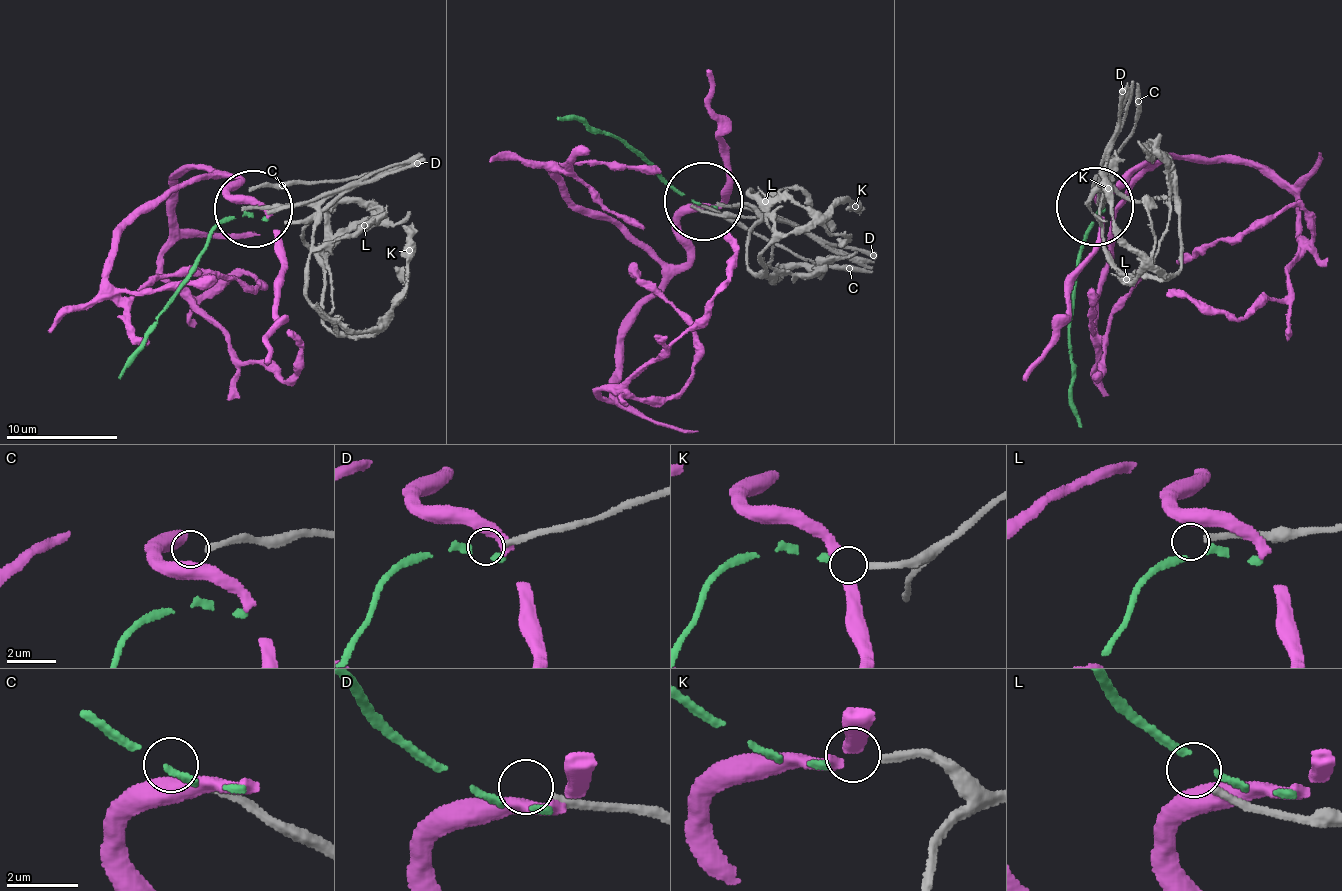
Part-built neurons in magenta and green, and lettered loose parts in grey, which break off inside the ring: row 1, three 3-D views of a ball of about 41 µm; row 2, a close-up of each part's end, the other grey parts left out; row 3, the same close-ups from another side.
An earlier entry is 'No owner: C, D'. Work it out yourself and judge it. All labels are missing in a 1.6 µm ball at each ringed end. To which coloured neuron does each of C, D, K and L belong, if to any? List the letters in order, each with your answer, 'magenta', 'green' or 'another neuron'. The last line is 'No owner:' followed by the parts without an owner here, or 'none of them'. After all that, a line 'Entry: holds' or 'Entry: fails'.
C: another neuron
D: another neuron
K: green
L: another neuron
No owner: C, D, L
Entry: fails

